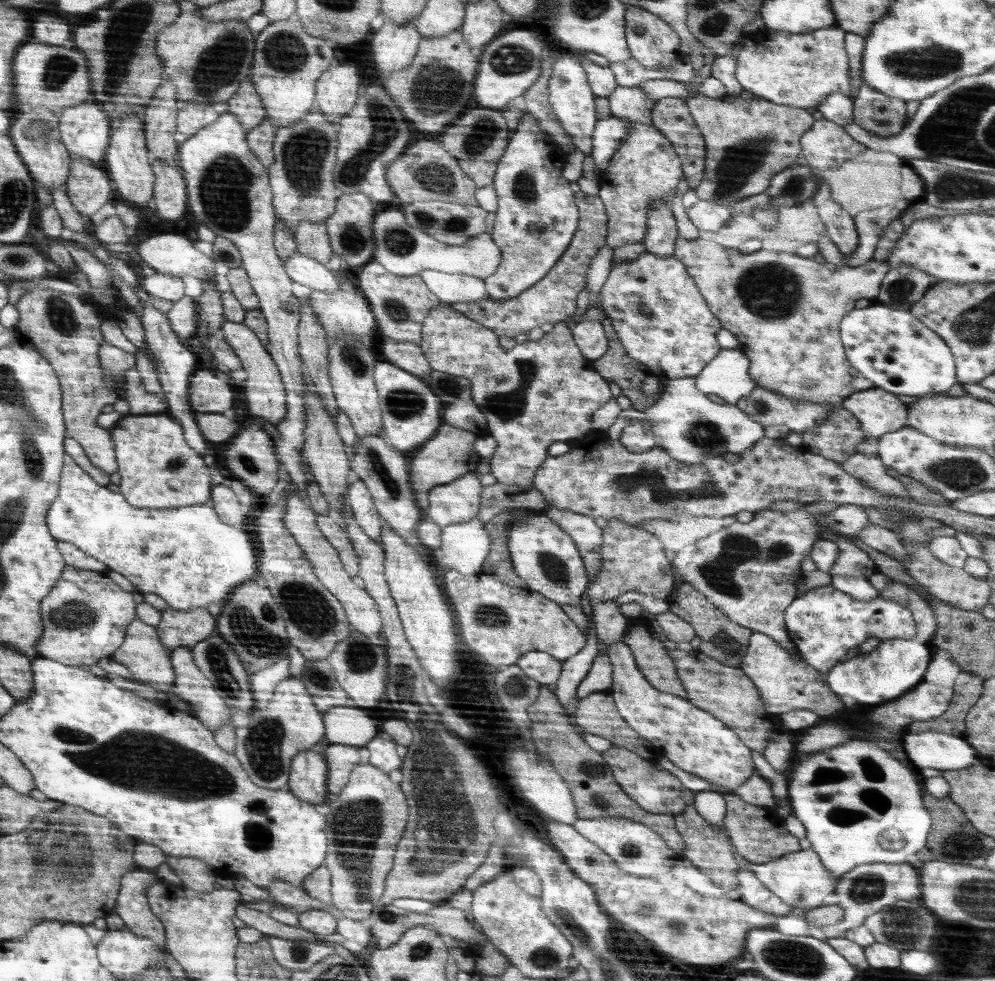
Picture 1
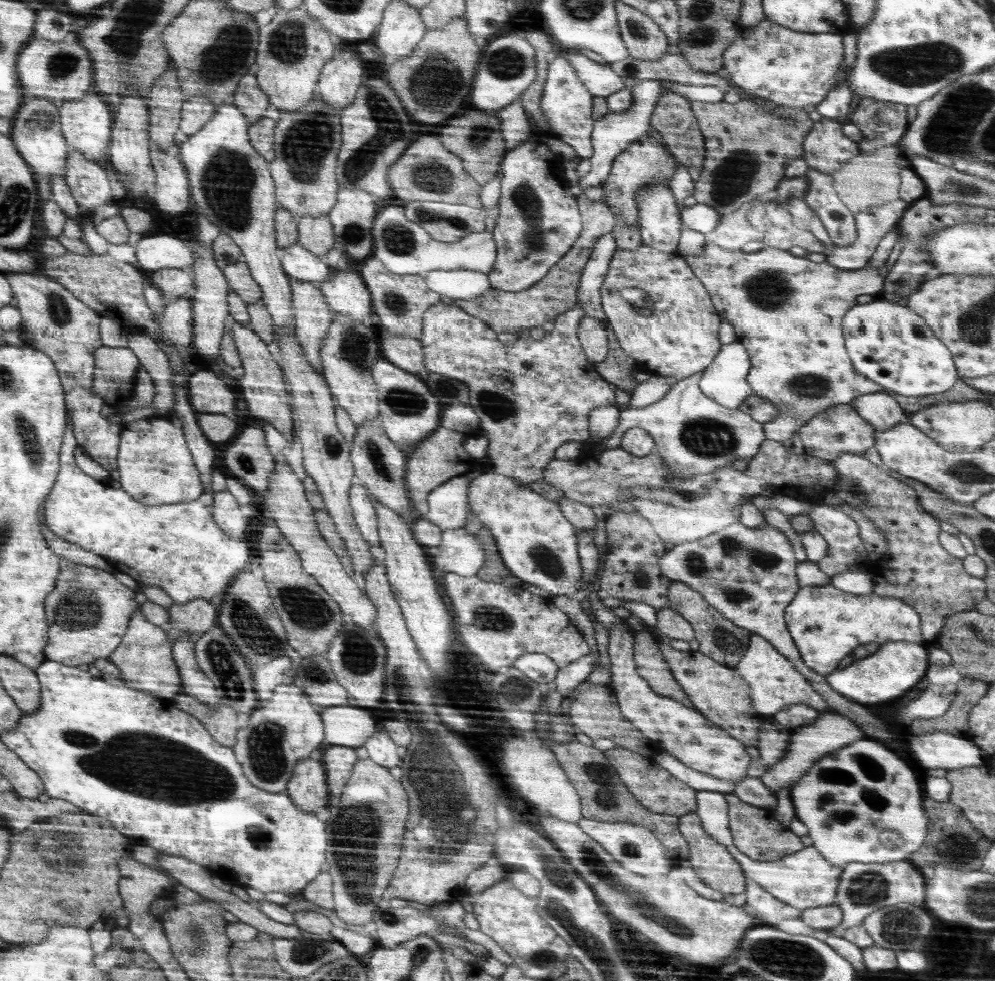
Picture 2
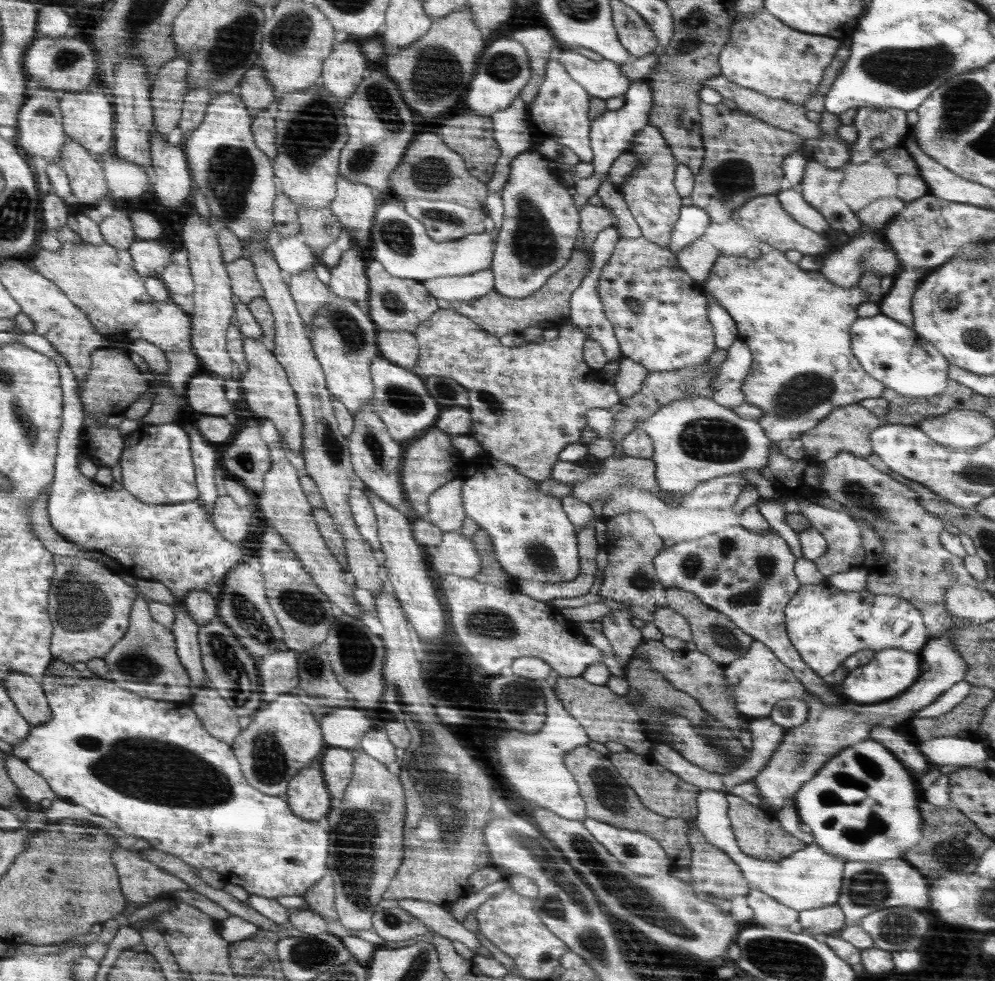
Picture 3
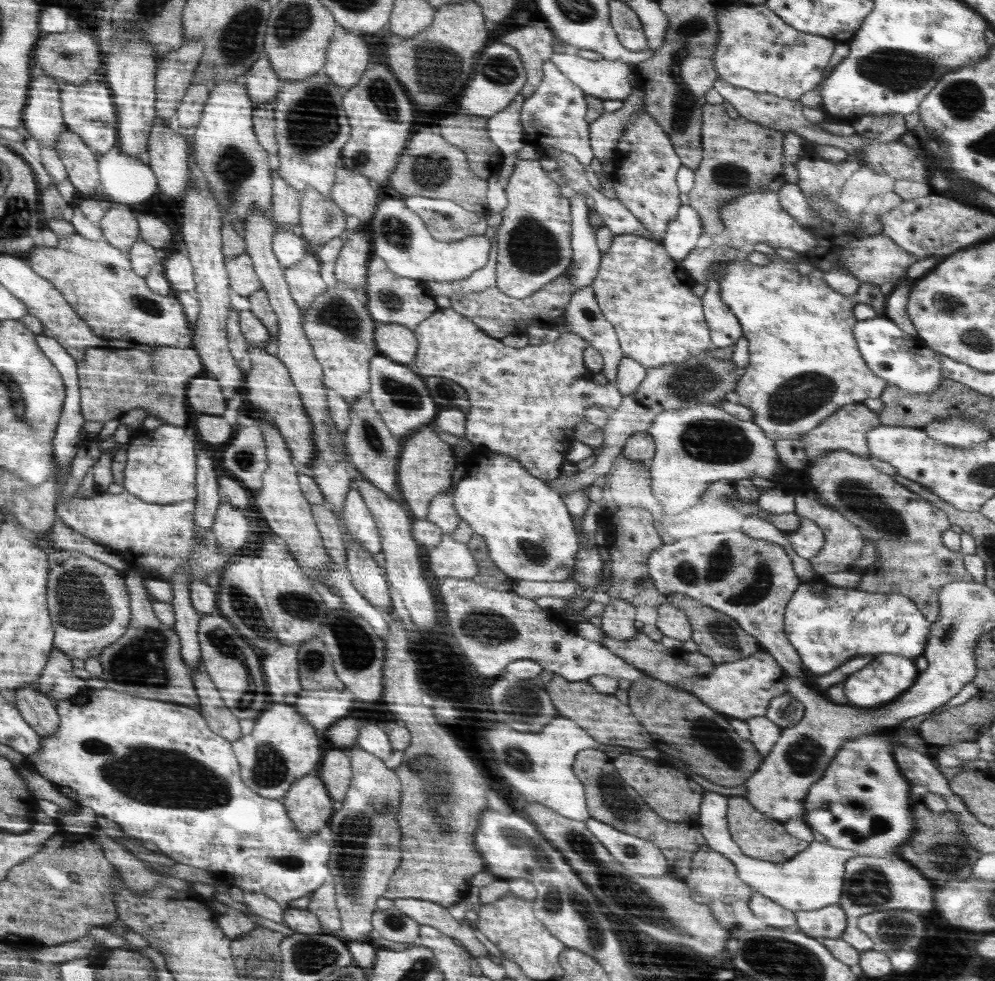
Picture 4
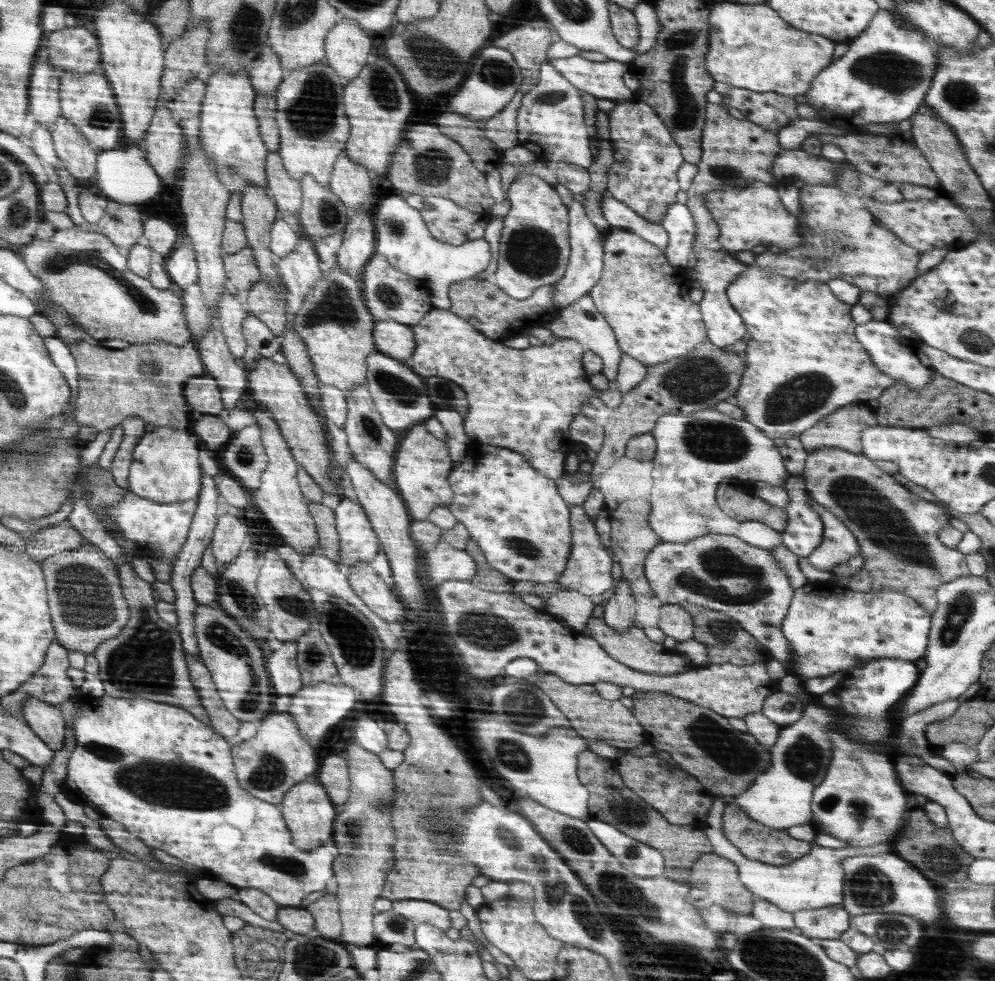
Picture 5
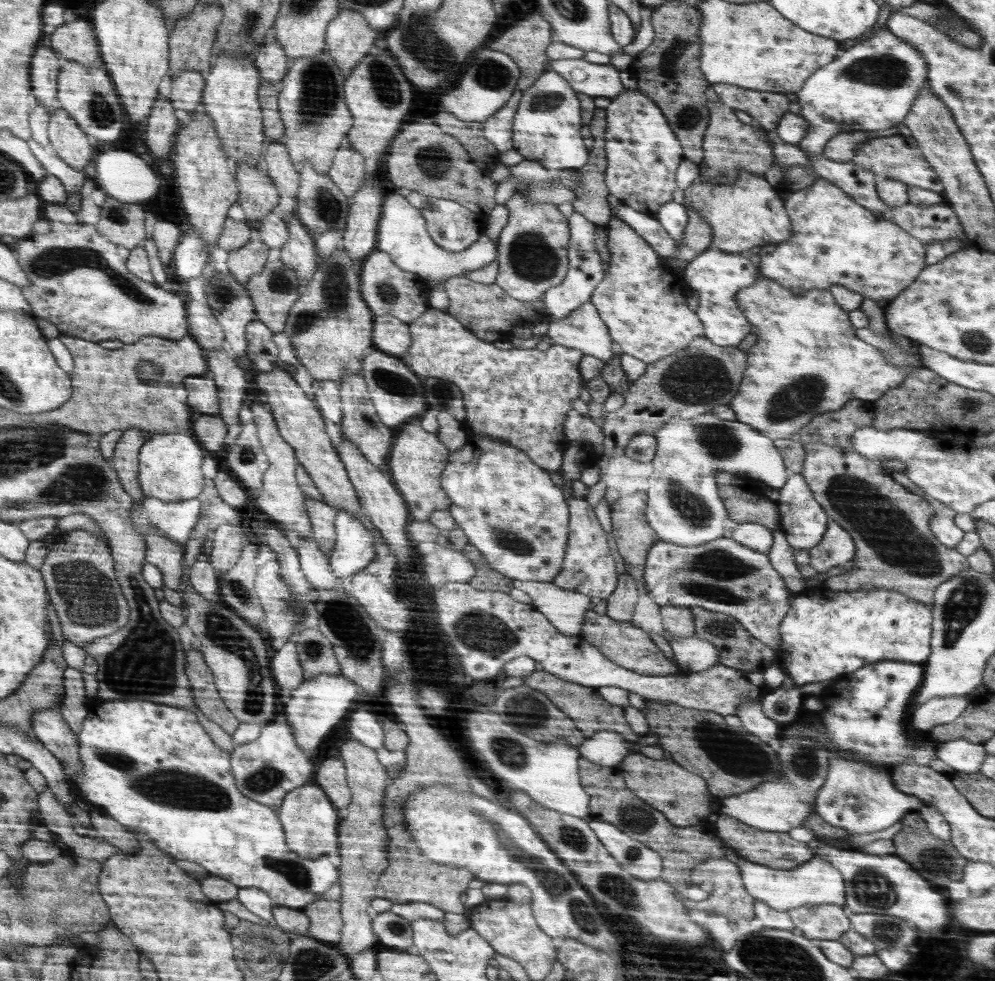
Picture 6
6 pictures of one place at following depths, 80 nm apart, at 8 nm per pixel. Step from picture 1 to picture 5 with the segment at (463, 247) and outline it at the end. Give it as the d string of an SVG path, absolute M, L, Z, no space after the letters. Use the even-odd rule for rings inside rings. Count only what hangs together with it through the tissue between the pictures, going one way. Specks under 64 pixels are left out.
M395 192L394 196L382 198L374 217L374 226L377 233L376 253L385 255L388 261L404 274L427 280L435 289L434 306L442 310L448 310L452 305L449 299L450 285L459 280L473 278L483 272L492 260L490 245L484 237L464 241L460 246L438 242L430 234L418 210L405 202L403 193Z

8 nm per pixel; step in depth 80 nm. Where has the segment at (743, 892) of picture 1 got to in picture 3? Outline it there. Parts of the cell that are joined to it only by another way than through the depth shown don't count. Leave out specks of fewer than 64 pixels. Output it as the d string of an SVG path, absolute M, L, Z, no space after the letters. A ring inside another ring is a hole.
M750 889L746 900L754 911L754 917L761 926L780 925L785 927L799 920L799 912L784 906L768 894L757 889Z

